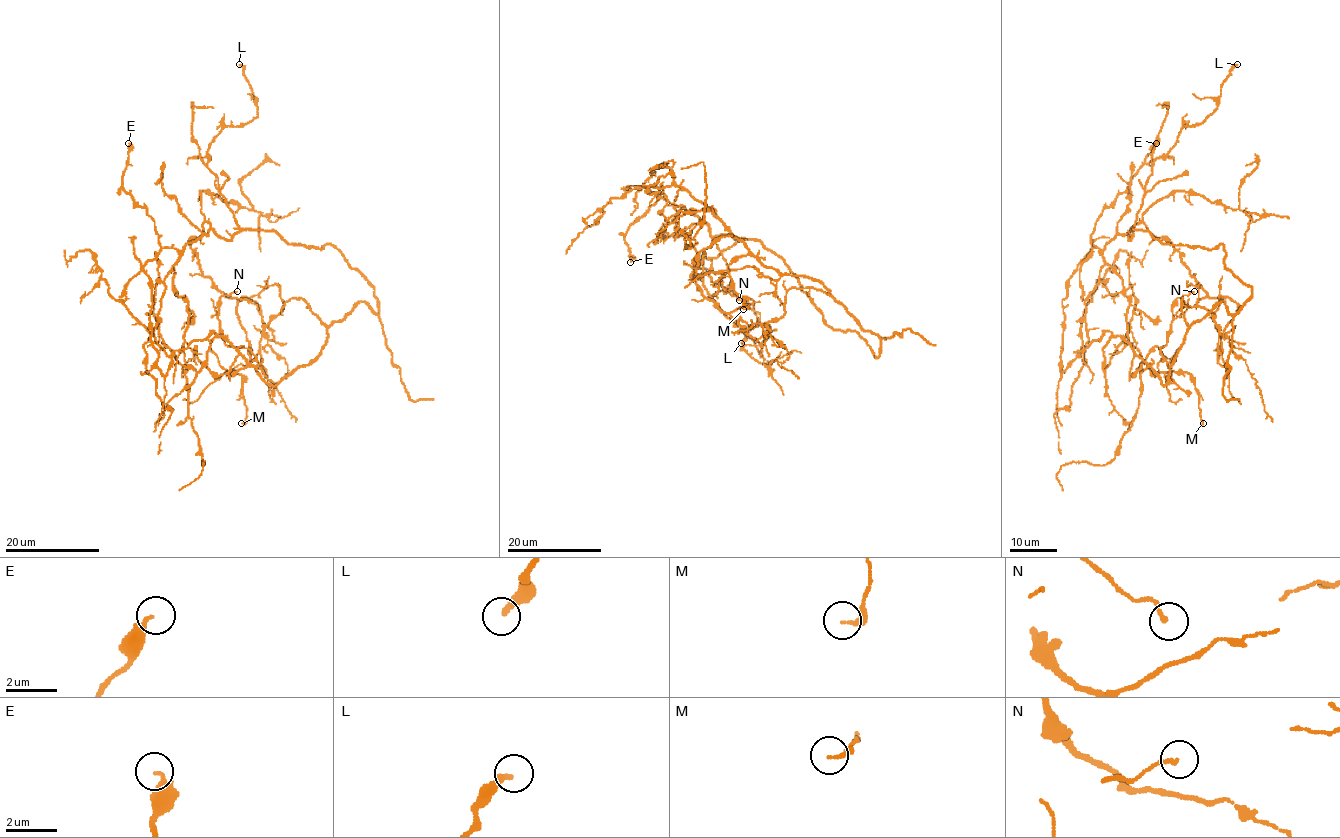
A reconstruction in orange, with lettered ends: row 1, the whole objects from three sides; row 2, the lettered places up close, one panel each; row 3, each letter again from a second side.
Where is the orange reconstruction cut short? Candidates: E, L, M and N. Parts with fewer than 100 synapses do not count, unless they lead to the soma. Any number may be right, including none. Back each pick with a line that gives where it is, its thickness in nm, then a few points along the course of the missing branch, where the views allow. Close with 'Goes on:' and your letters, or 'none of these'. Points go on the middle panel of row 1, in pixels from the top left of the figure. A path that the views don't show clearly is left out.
Goes on: none of these

